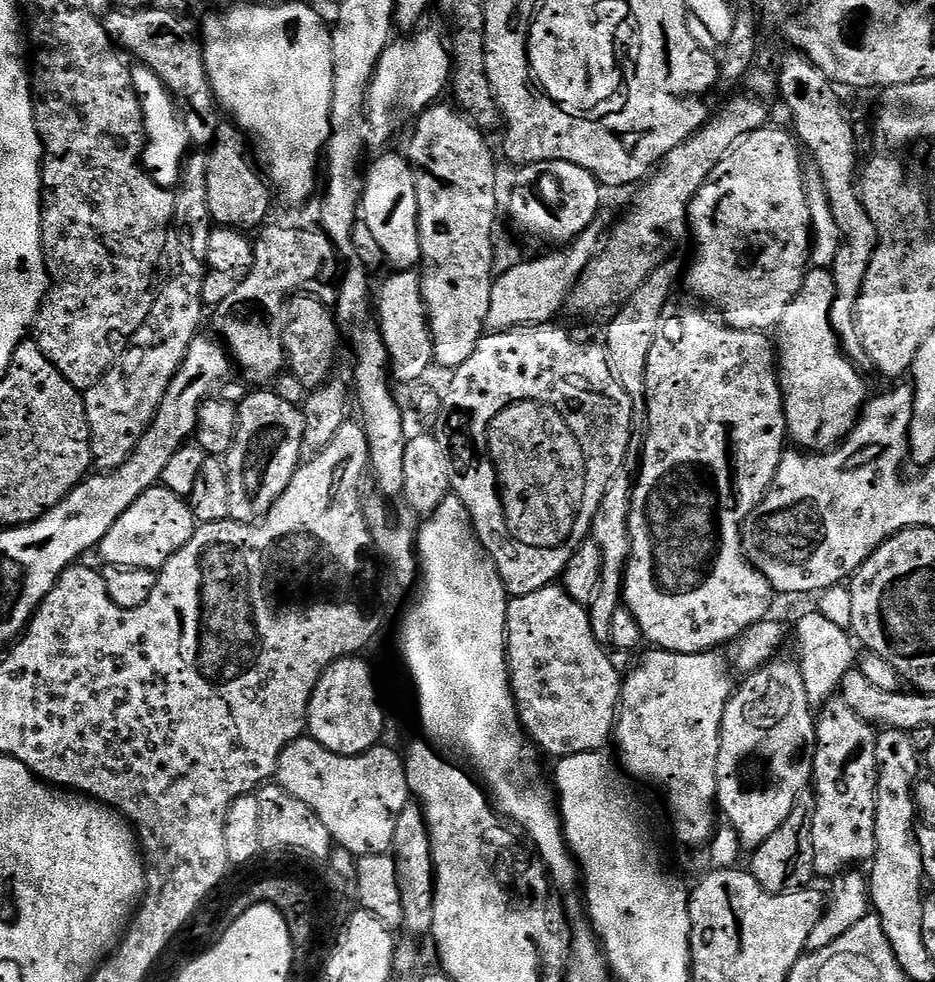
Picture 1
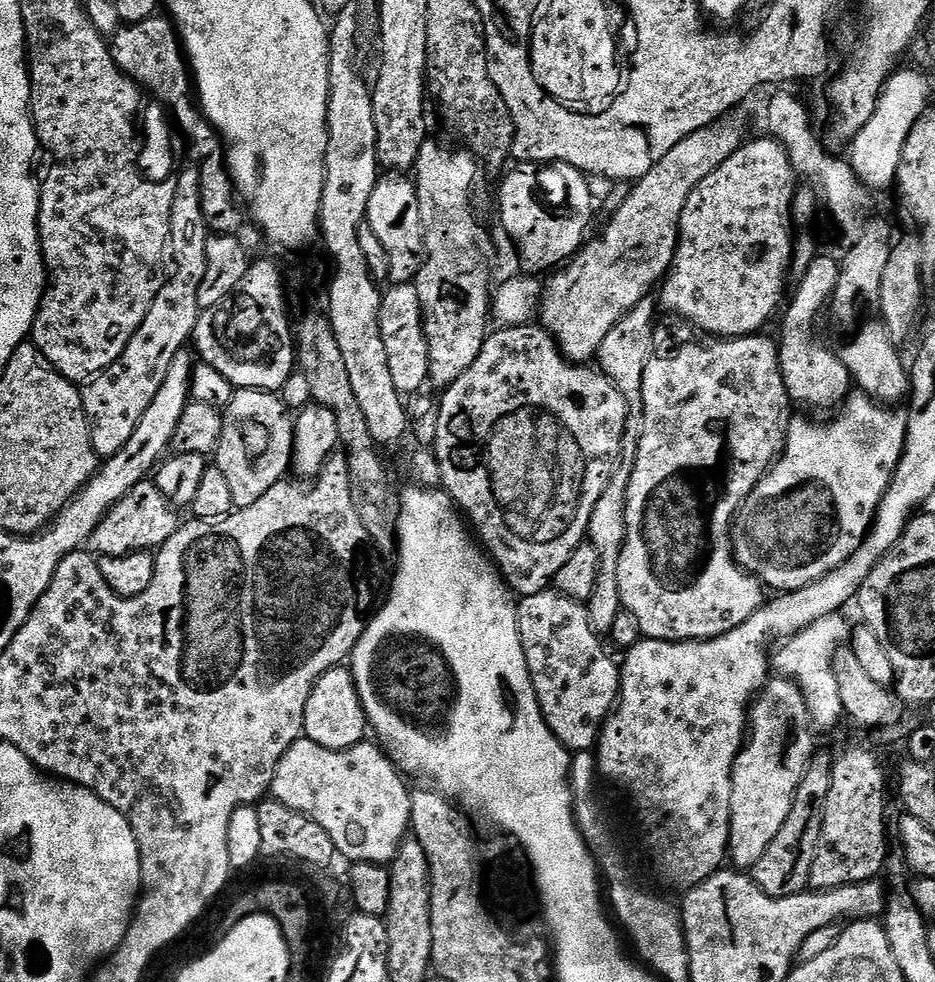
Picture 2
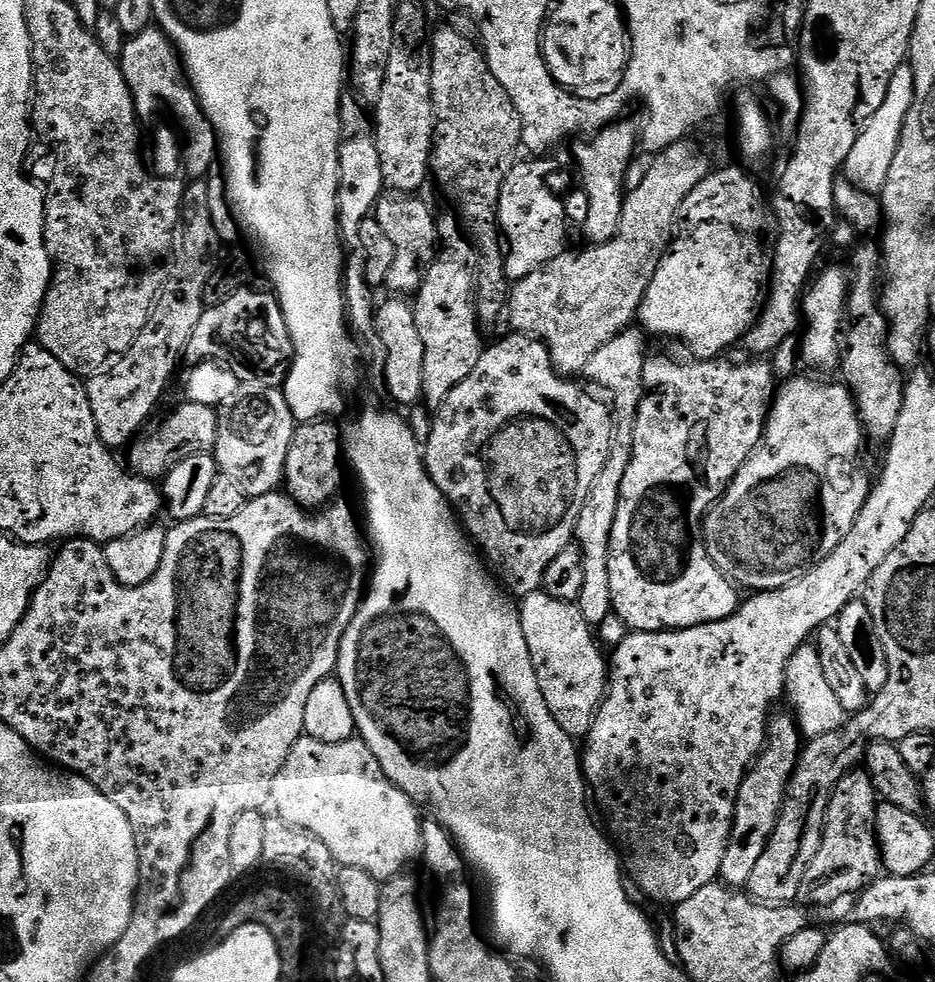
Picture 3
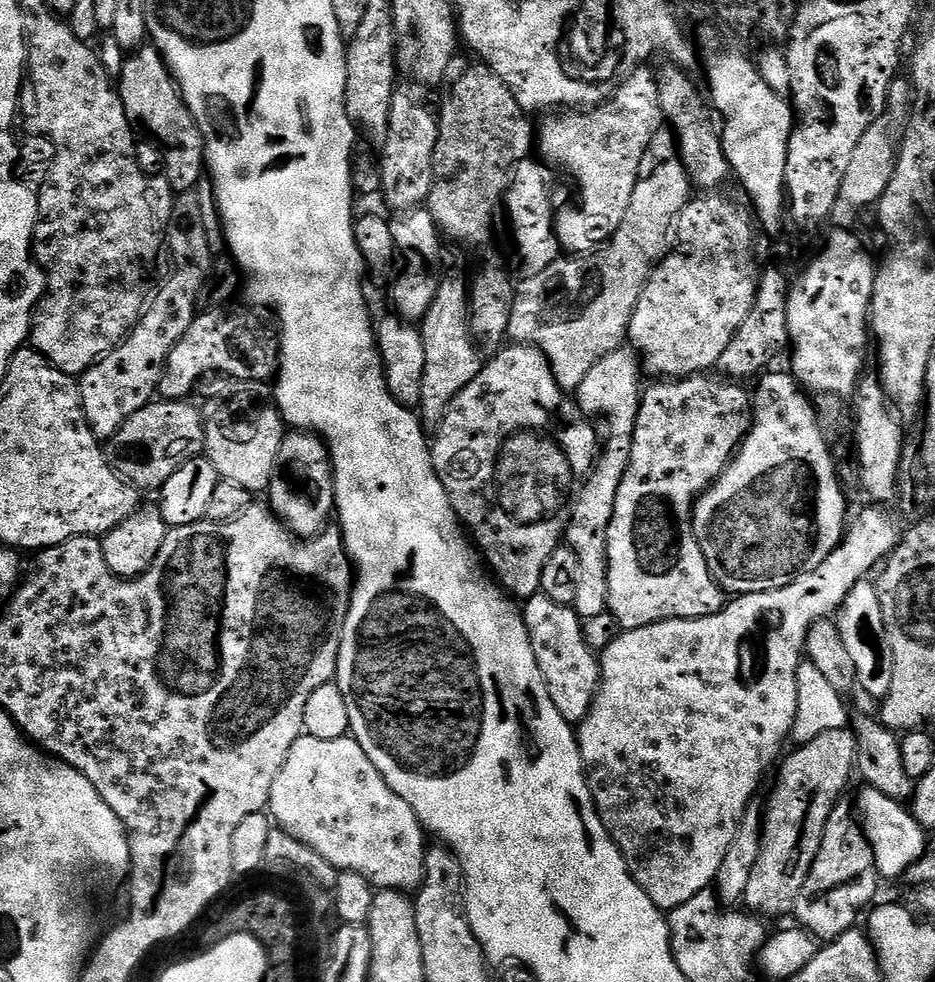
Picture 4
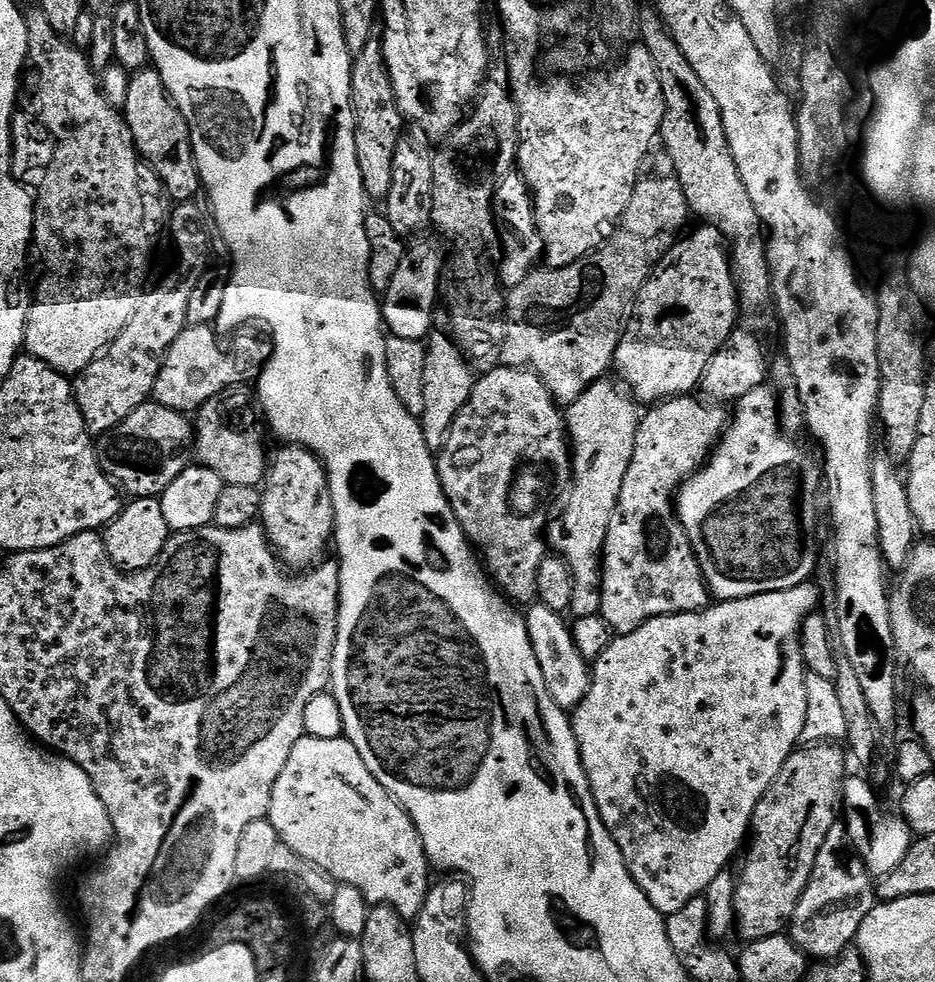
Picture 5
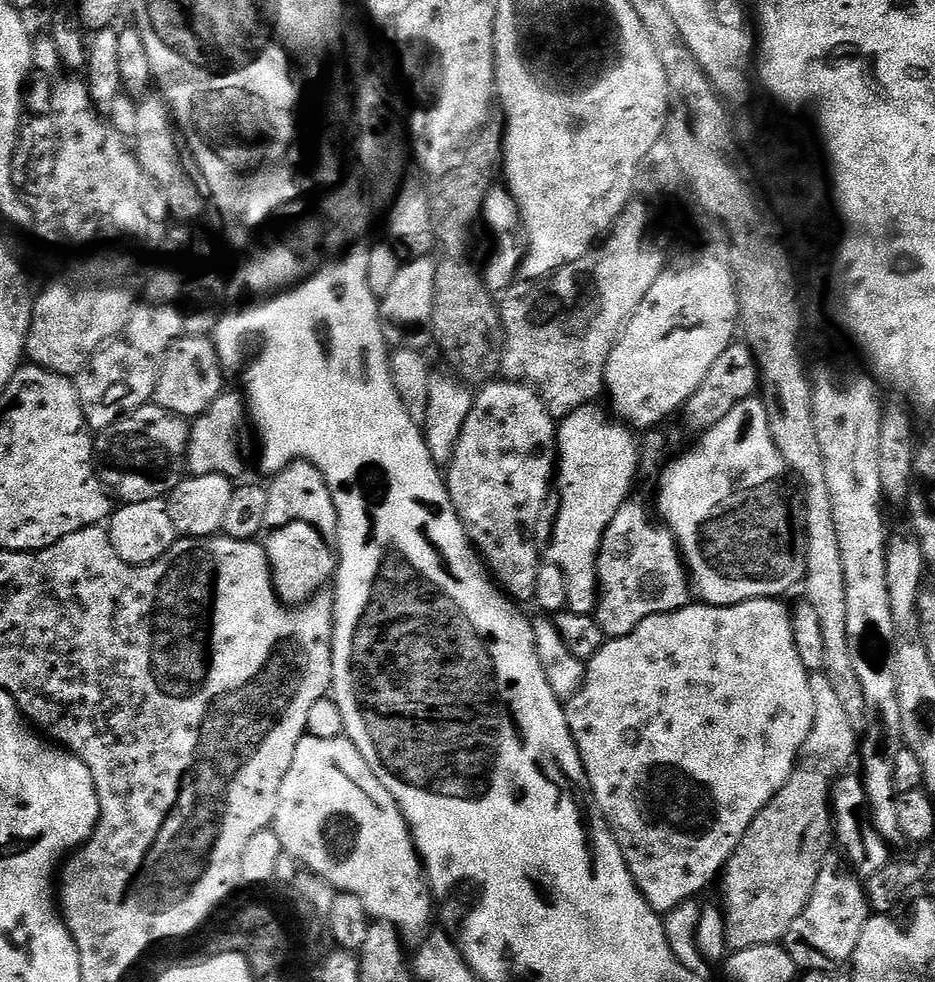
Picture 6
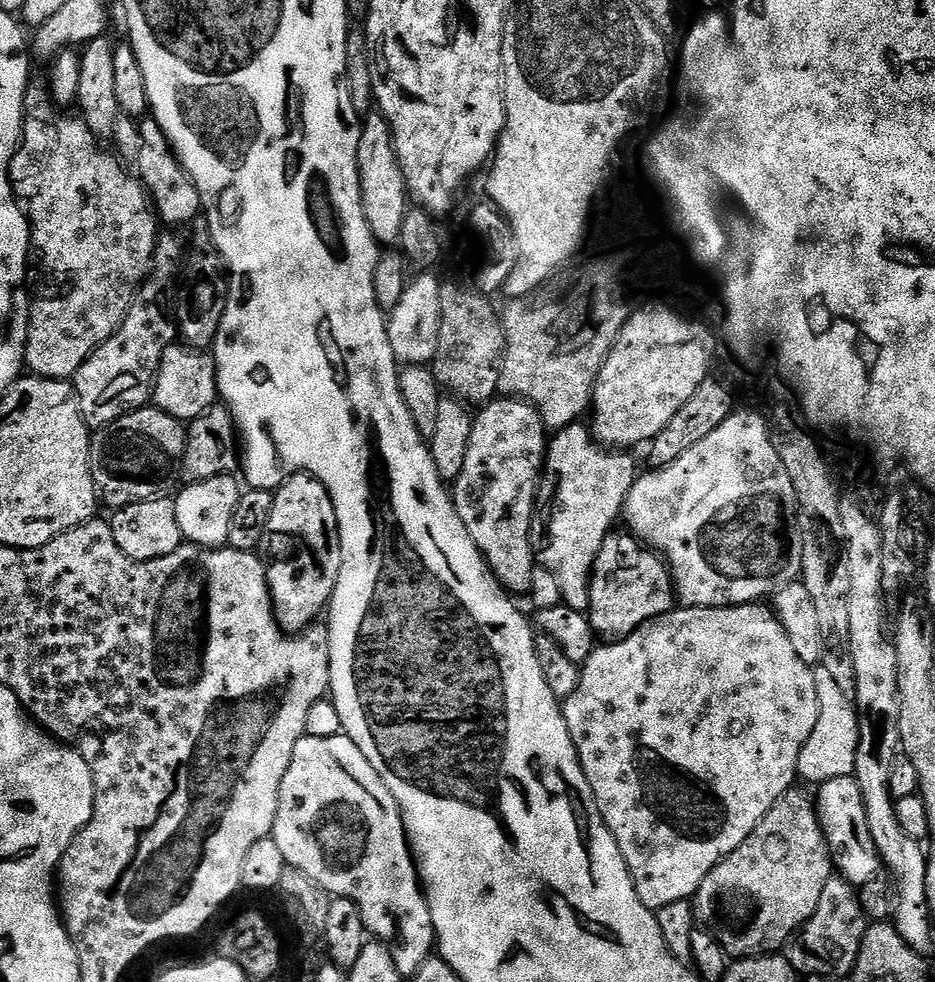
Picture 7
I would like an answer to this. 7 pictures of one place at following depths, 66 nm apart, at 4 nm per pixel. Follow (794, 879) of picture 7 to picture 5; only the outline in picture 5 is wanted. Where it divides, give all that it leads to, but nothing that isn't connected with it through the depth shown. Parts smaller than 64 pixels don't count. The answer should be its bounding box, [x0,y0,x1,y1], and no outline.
[734,742,846,941]

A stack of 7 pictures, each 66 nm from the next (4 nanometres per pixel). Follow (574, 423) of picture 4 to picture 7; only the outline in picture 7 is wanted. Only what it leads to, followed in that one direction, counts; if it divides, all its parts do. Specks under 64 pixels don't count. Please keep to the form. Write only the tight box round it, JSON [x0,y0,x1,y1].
[452,398,548,596]

